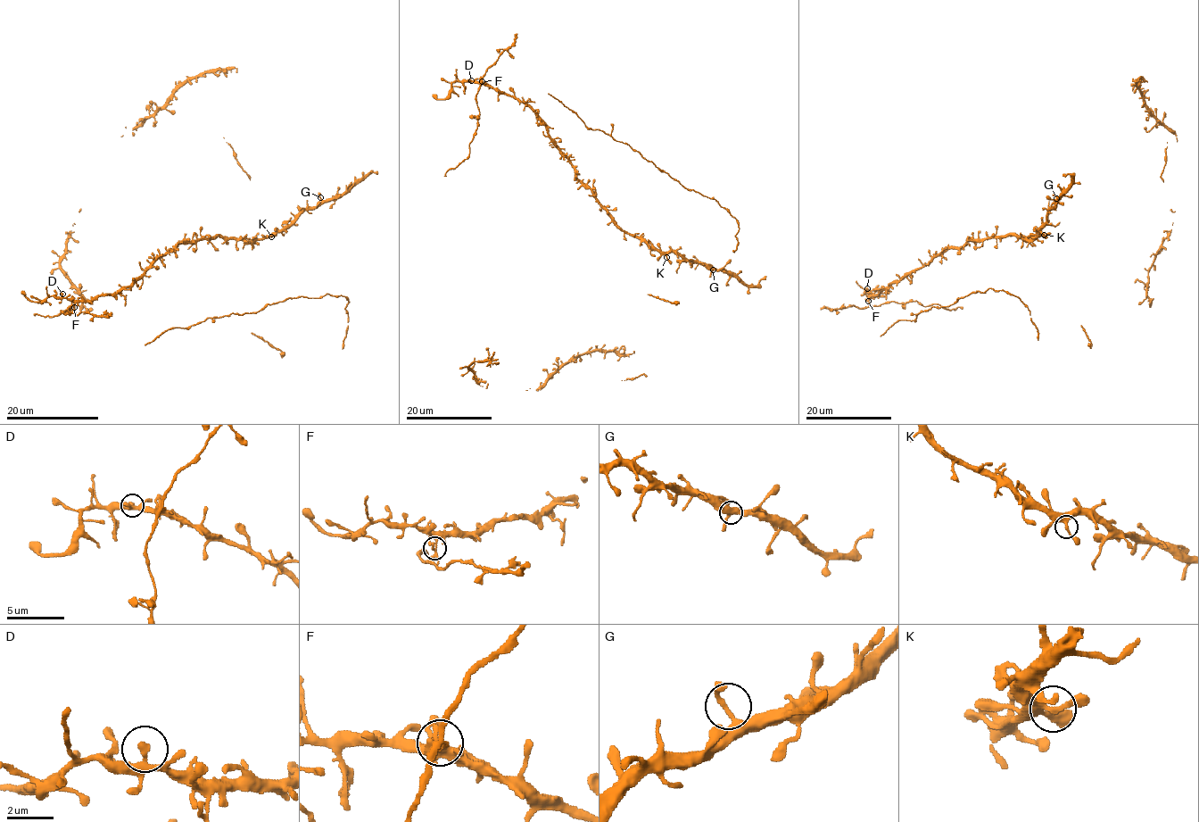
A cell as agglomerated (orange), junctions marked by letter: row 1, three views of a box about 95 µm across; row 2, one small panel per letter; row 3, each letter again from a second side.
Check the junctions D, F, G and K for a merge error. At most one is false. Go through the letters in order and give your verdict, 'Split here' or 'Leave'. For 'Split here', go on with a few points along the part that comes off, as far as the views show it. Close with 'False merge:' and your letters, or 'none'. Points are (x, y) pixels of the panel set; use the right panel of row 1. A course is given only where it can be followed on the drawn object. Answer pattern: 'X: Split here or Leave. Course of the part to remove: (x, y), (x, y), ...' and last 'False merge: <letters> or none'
D: Leave
F: Split here. Course of the part to remove: (868, 301), (872, 306), (913, 302), (923, 306), (940, 304), (949, 310), (963, 308)
G: Leave
K: Leave
False merge: F

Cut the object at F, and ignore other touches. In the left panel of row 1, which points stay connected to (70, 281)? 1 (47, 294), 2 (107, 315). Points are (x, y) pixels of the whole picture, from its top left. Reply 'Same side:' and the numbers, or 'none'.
Same side: 1

